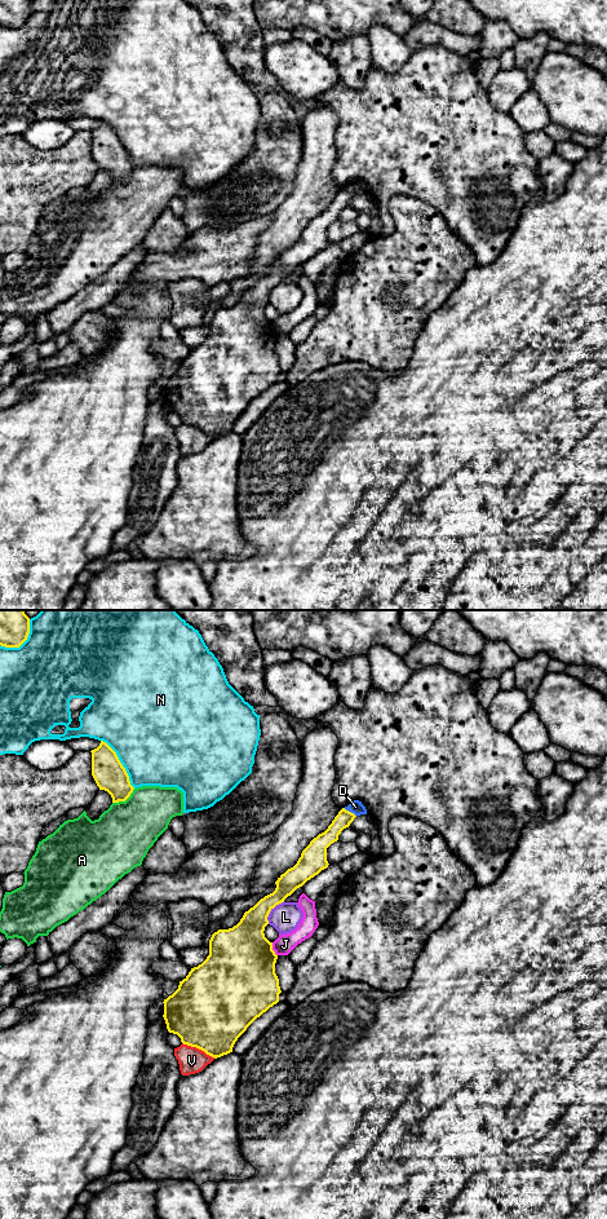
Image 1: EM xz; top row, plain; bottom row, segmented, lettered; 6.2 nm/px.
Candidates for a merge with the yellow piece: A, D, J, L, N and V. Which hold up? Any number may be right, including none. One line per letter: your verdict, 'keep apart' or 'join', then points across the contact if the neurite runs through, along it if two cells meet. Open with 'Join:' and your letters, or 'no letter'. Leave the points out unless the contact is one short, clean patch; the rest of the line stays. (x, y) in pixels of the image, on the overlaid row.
Join: no letter
A: keep apart
D: keep apart; border xz (344, 808), (355, 816)
J: keep apart
L: keep apart
N: keep apart
V: keep apart

